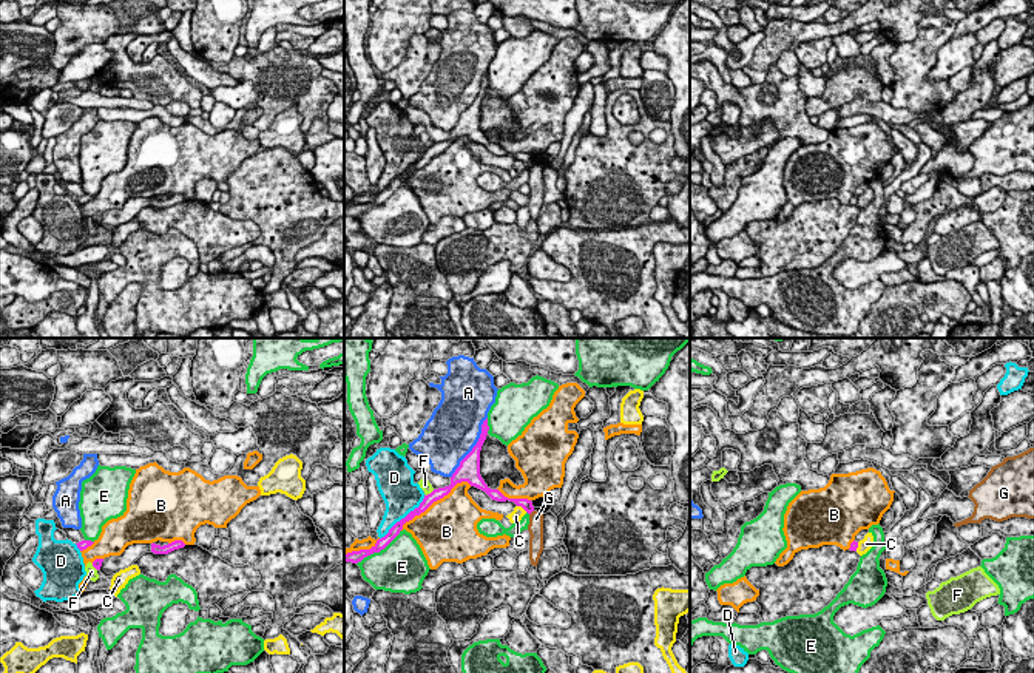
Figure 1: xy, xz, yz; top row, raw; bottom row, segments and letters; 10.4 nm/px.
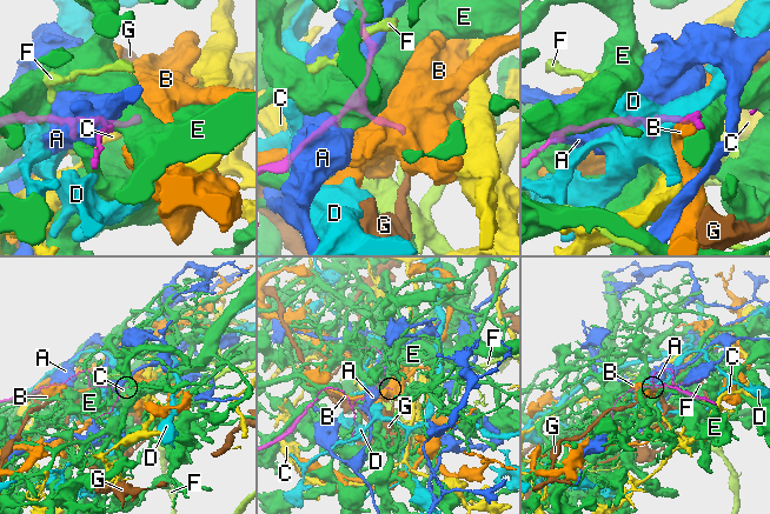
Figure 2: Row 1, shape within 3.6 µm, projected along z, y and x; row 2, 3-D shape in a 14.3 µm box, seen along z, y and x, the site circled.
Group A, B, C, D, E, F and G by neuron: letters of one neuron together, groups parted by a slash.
A / B / C / D / E / F / G

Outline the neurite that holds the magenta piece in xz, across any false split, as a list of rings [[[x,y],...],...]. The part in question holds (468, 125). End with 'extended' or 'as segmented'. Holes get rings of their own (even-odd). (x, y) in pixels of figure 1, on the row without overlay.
[[[486,73],[483,76],[483,79],[482,79],[482,88],[480,88],[480,93],[478,93],[477,99],[460,116],[460,120],[455,123],[455,127],[451,131],[451,139],[449,140],[434,144],[431,148],[424,150],[420,161],[415,162],[414,165],[411,165],[404,173],[397,176],[384,191],[377,194],[377,198],[370,204],[360,204],[360,205],[347,207],[347,208],[344,208],[344,216],[358,218],[364,211],[384,204],[400,188],[400,185],[403,184],[403,179],[406,176],[409,176],[415,170],[420,170],[421,167],[424,167],[434,156],[437,156],[437,154],[443,153],[444,150],[448,150],[451,147],[451,144],[457,137],[461,137],[461,136],[468,136],[471,140],[475,140],[475,142],[485,145],[492,154],[514,156],[517,161],[522,161],[528,168],[531,168],[534,165],[534,161],[532,161],[531,154],[528,154],[528,153],[508,153],[498,144],[491,144],[485,137],[485,134],[482,133],[482,130],[480,130],[480,105],[482,105],[482,100],[483,100],[483,97],[486,94],[488,85],[489,85],[489,80],[488,80],[488,73]]] | as segmented

